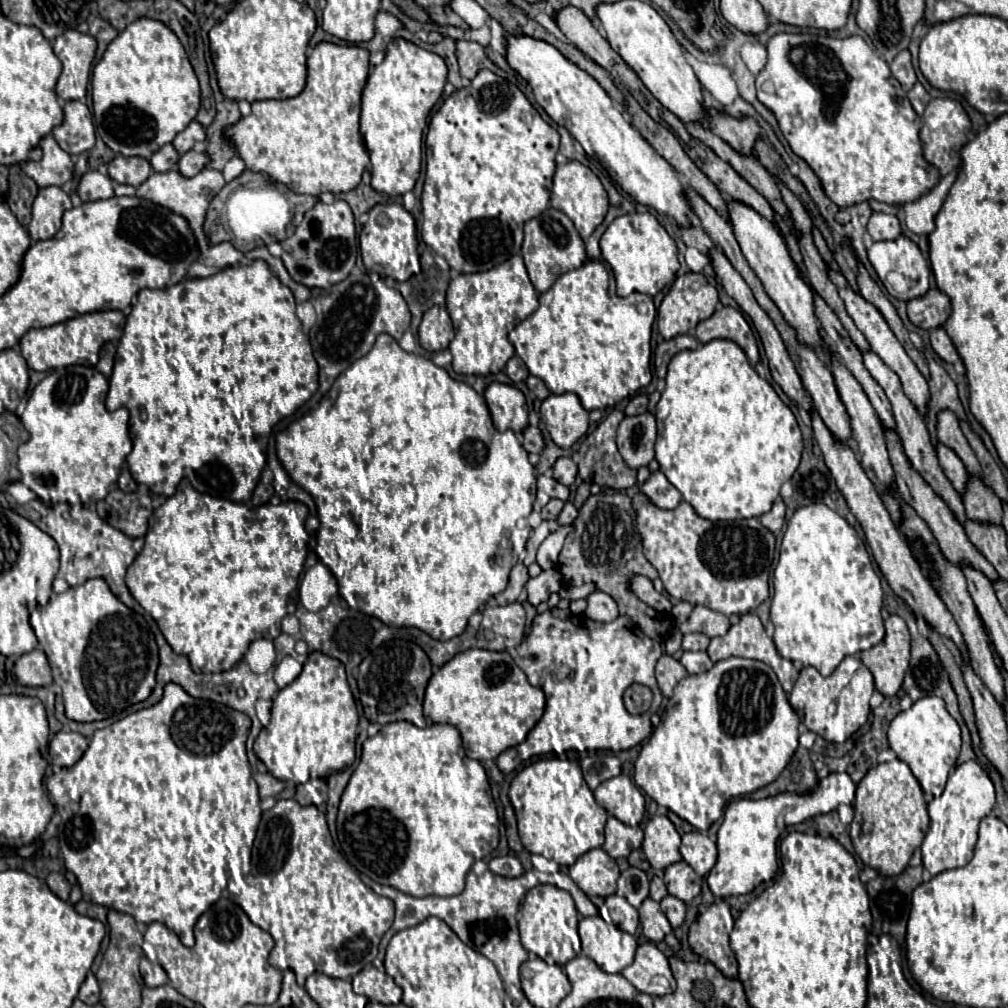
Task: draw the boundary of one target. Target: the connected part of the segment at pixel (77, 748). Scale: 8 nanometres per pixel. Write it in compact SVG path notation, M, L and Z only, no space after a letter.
M60 730L49 742L49 754L54 766L72 767L88 748L88 738L72 730Z

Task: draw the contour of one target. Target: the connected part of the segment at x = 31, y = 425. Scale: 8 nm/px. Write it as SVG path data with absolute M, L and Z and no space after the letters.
M68 366L50 372L32 390L26 410L20 416L30 440L18 448L18 470L22 482L46 504L68 502L68 504L88 504L102 500L110 486L116 484L120 466L132 450L132 440L128 432L128 410L118 408L108 412L104 406L108 394L108 380L94 366Z

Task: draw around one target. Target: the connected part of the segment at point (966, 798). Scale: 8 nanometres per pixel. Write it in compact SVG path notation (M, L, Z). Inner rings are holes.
M968 760L948 776L944 792L928 804L930 826L922 842L924 868L936 876L950 868L960 868L974 856L974 844L978 838L978 824L994 808L994 784L976 760Z

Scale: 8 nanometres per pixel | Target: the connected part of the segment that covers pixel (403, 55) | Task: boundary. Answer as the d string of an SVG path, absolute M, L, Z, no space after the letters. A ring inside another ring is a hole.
M394 38L384 62L374 66L362 90L360 132L370 154L372 188L380 194L400 196L414 188L422 168L422 130L432 106L440 100L448 68L444 60L404 38Z

